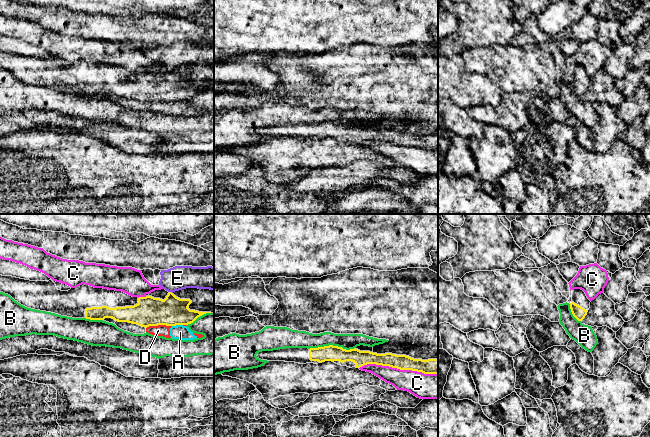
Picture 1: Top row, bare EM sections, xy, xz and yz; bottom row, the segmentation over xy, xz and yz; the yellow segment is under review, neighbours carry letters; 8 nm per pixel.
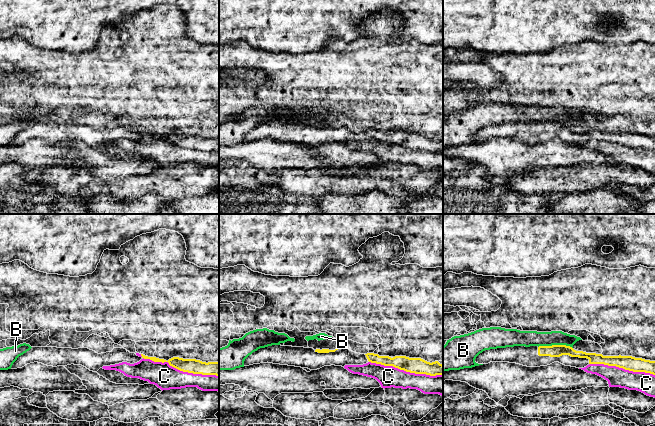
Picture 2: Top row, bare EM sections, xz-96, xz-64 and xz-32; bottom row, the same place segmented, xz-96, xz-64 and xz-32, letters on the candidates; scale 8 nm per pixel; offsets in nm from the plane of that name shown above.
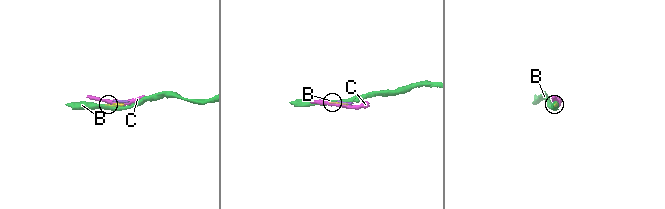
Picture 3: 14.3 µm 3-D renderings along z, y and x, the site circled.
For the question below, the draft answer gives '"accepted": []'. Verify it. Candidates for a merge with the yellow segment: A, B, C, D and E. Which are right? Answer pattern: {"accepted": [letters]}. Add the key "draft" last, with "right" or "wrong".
{"accepted": [], "draft": "right"}

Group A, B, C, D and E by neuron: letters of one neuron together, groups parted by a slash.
A D / B / C / E

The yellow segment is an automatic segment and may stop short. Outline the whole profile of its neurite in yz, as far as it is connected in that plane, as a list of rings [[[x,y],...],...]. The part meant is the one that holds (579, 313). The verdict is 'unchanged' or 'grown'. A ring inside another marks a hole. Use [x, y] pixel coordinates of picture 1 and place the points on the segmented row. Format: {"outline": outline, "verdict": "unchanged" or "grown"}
{"outline": [[[581,289],[572,290],[572,301],[570,303],[570,309],[573,316],[582,321],[590,308],[590,300],[587,298],[585,292]]], "verdict": "grown"}

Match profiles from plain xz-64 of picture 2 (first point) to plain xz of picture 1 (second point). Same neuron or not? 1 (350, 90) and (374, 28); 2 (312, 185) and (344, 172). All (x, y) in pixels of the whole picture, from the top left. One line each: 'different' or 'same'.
1: different
2: same

